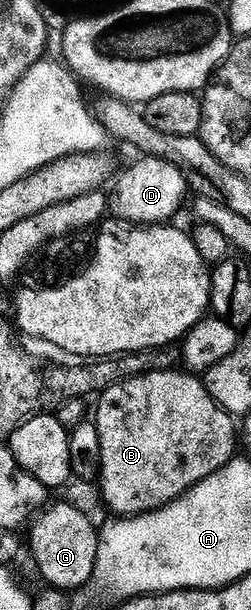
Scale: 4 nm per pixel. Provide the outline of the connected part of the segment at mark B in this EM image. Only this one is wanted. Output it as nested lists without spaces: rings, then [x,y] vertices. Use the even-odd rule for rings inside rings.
[[[179,370],[142,372],[101,391],[96,417],[101,454],[100,491],[105,508],[111,515],[151,514],[188,493],[235,457],[235,419],[220,408],[216,400],[212,400],[201,377]]]

